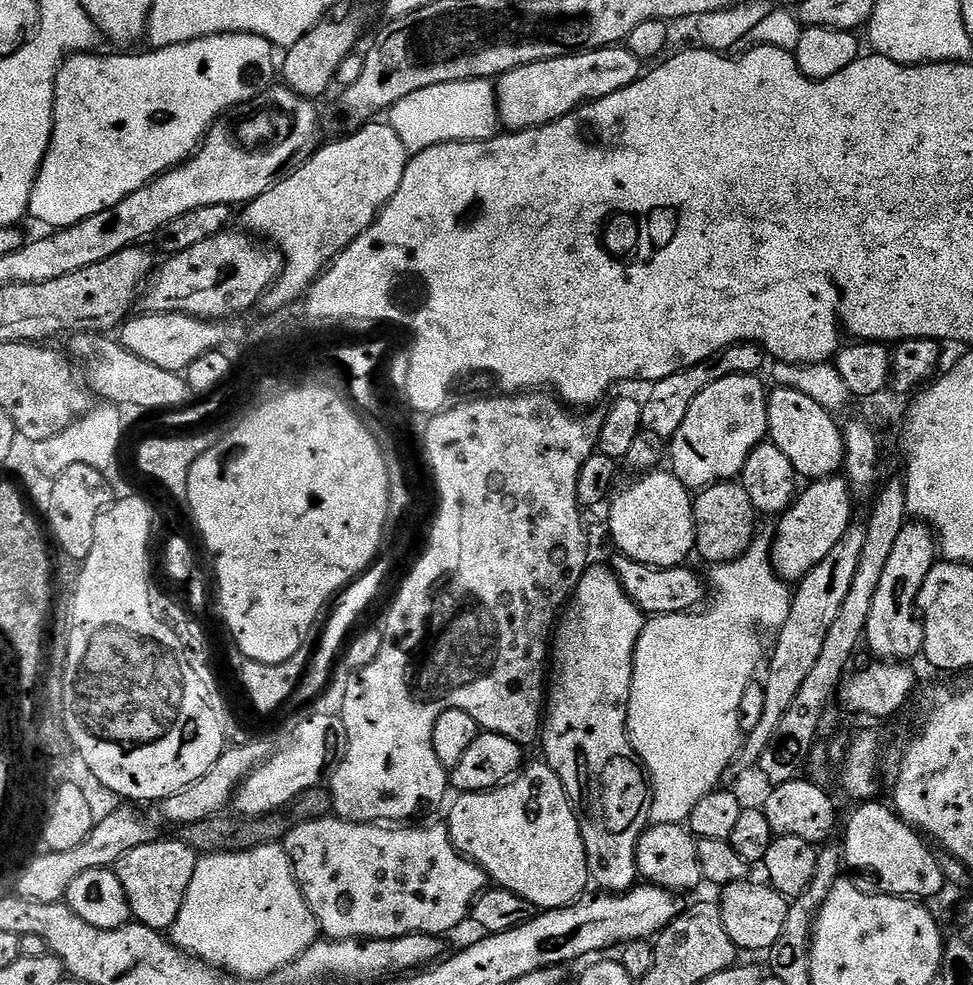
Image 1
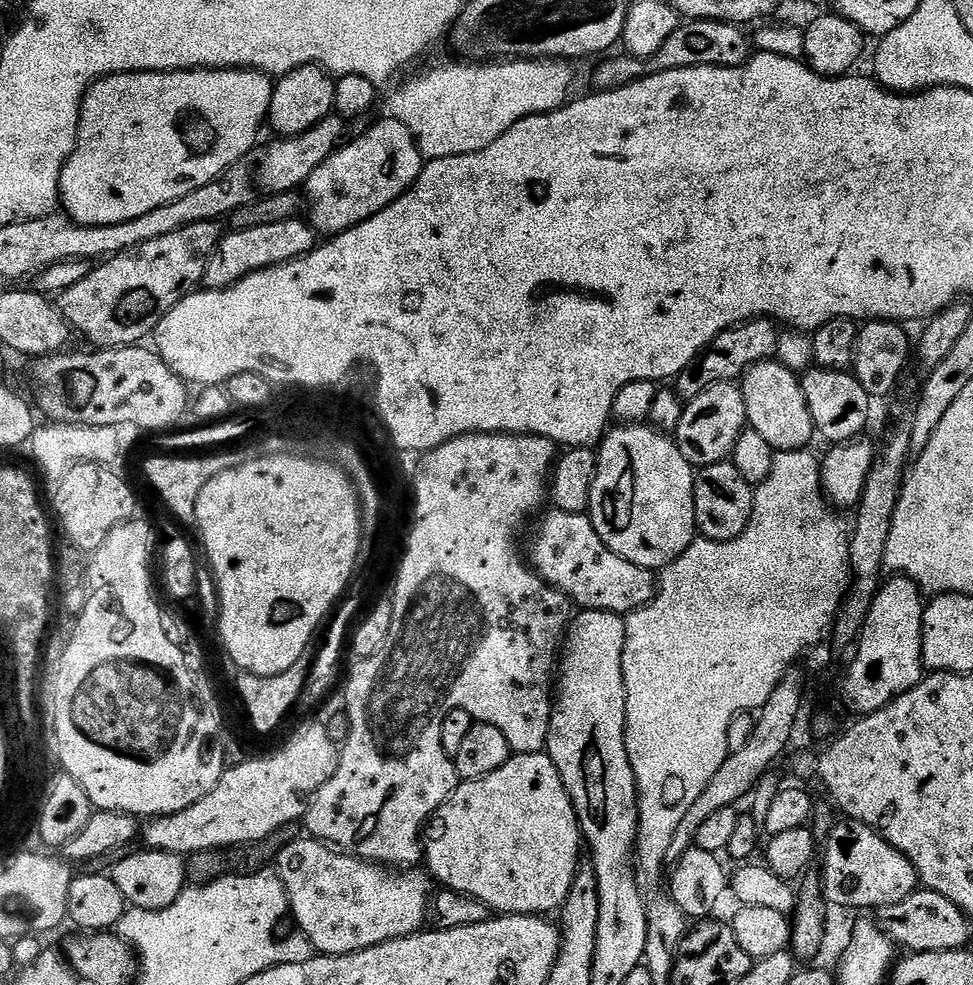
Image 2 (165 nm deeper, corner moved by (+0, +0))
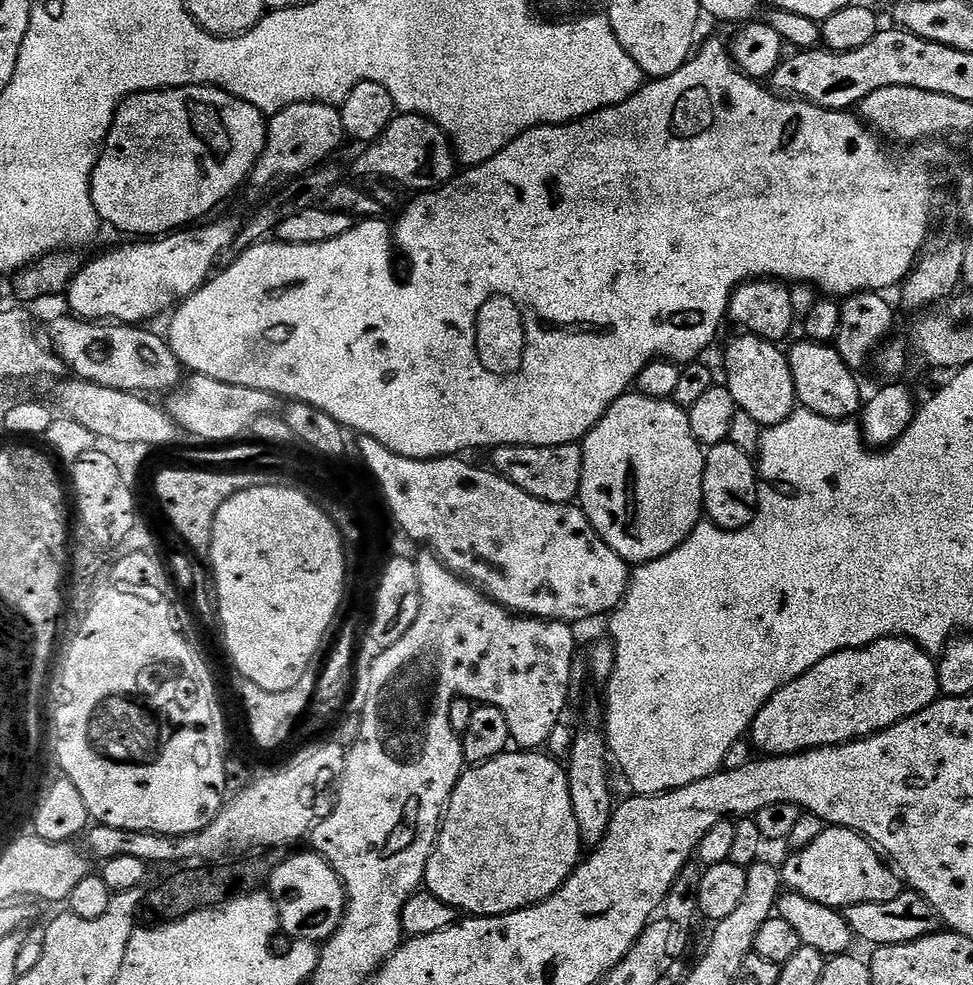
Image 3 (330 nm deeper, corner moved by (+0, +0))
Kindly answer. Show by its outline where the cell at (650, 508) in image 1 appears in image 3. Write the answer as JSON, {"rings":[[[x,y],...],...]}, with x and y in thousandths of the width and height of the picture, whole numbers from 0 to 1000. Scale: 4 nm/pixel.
{"rings":[[[653,396],[646,397],[644,400],[635,403],[623,416],[621,423],[604,438],[604,442],[598,448],[598,454],[600,464],[598,465],[598,489],[596,490],[596,503],[594,505],[595,515],[600,517],[600,521],[604,523],[605,530],[608,531],[616,544],[640,569],[645,570],[646,574],[657,575],[689,562],[694,556],[701,554],[701,550],[705,550],[705,546],[713,539],[715,533],[720,531],[724,518],[724,465],[726,459],[709,437],[709,424],[706,417],[698,414],[691,405],[677,406],[667,402],[659,402]]]}

